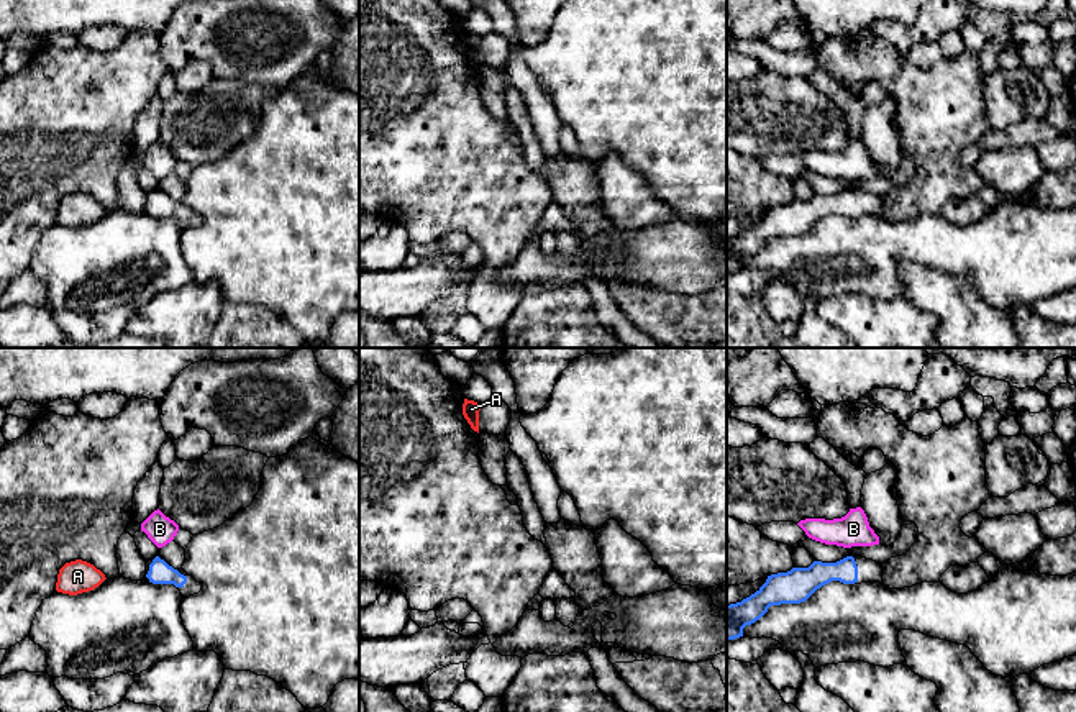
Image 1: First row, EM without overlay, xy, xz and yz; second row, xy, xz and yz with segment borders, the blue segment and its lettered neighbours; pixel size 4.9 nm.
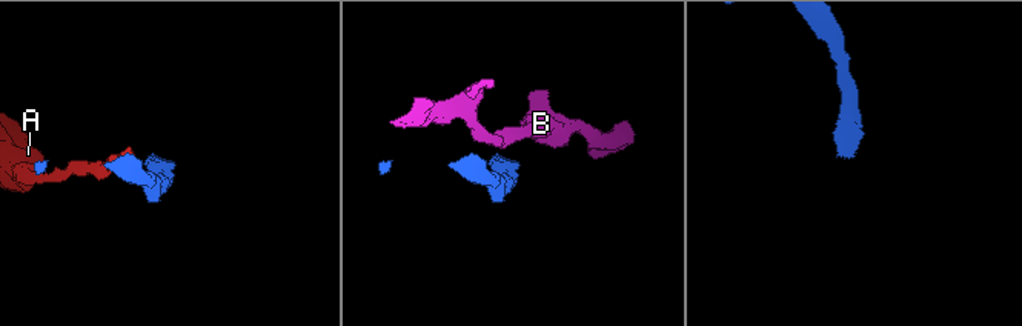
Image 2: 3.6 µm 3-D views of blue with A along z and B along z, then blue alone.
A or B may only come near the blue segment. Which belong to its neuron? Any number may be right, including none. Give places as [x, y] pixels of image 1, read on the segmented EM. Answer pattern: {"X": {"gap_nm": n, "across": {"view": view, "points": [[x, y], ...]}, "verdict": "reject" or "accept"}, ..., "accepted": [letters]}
{"A": {"gap_nm": 200, "across": {"view": "xy", "points": [[146, 576], [105, 578]]}, "verdict": "reject"}, "B": {"gap_nm": 50, "across": {"view": "xy", "points": [[158, 556], [158, 547]]}, "verdict": "reject"}, "accepted": []}

